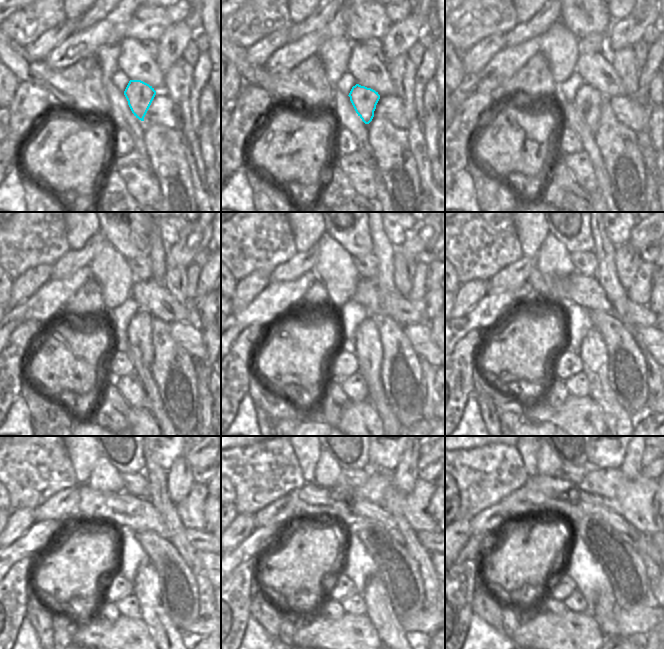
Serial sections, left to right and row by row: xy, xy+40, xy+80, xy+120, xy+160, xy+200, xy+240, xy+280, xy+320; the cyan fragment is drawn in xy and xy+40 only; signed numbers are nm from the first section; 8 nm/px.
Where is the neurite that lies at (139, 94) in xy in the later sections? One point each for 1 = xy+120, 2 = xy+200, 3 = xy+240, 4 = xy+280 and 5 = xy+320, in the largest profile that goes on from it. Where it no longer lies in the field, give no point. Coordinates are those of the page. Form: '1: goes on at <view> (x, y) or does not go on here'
1: goes on at xy+120 (139, 332)
2: goes on at xy+200 (593, 352)
3: goes on at xy+240 (168, 638)
4: goes on at xy+280 (379, 610)
5: goes on at xy+320 (603, 609)

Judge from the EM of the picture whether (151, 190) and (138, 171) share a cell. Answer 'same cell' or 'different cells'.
same cell

